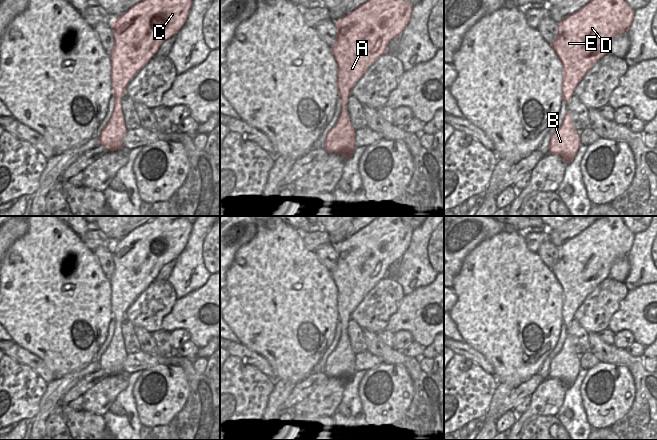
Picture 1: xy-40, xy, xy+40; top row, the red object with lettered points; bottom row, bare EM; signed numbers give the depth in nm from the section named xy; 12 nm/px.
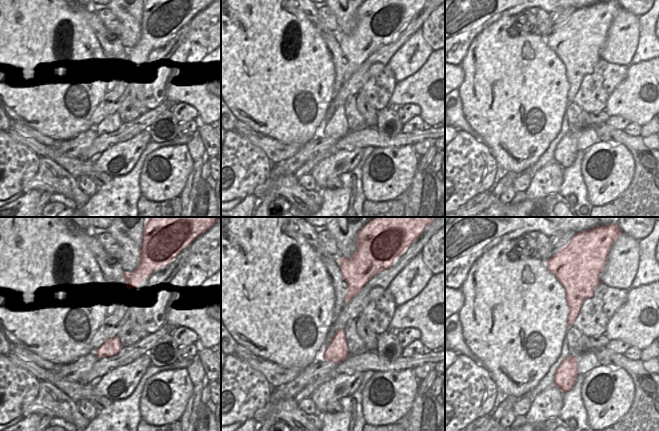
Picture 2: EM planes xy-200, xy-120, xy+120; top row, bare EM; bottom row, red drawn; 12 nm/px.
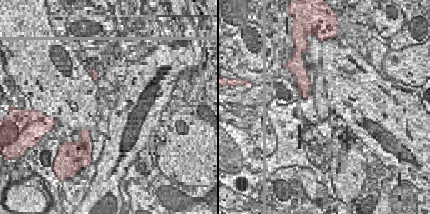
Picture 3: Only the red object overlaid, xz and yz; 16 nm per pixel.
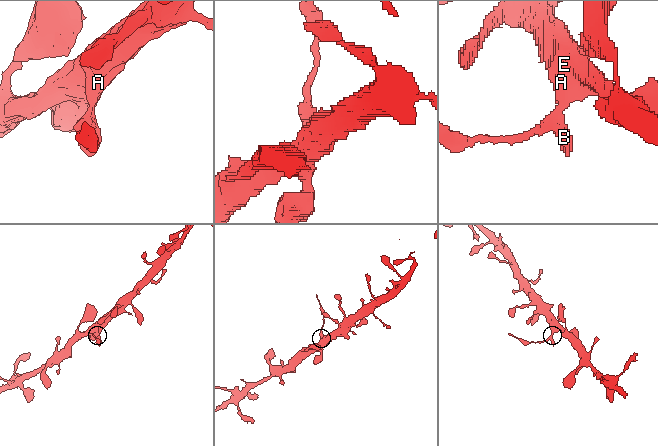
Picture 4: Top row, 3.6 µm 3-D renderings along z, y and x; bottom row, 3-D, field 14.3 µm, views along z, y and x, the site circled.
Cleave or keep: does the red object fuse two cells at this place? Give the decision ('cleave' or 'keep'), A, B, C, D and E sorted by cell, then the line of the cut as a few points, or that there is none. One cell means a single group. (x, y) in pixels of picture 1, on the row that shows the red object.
cleave; A C D E / B; cut in xy along (341, 98), (342, 102), (346, 105)

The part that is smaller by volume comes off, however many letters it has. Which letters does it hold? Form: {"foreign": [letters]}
{"foreign": ["B"]}

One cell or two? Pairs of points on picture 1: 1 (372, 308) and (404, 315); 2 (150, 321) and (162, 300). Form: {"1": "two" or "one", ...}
{"1": "two", "2": "one"}

